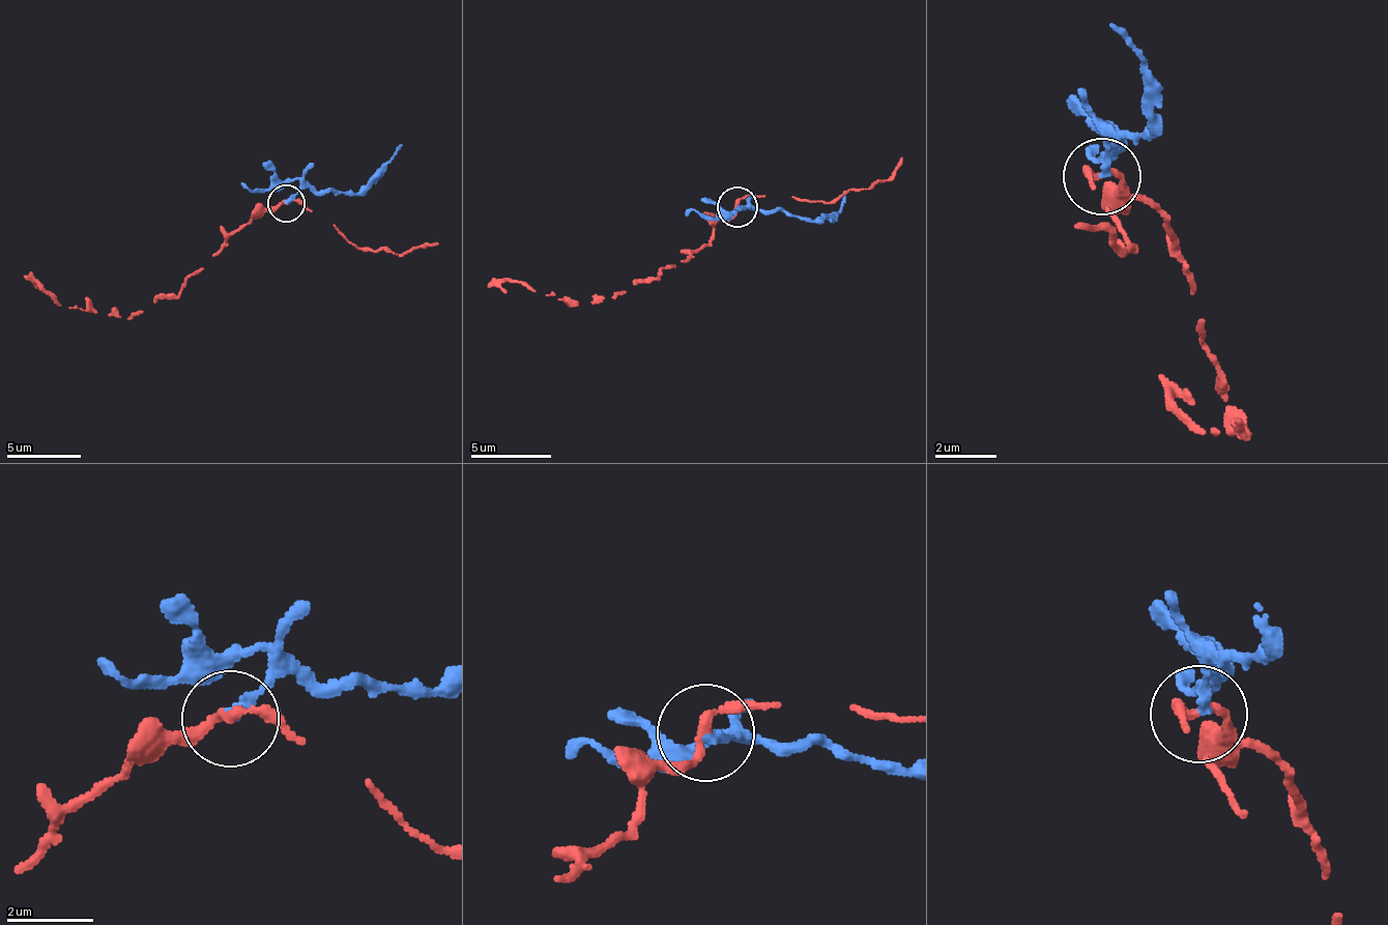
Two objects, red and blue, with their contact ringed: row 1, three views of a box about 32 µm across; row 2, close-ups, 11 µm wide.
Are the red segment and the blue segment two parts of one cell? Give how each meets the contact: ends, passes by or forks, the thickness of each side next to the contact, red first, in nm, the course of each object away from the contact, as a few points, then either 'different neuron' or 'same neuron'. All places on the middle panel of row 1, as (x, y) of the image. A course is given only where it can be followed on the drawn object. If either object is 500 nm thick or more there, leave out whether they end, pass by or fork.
red passes by; blue ends; calibres 170 and 220 nm; course red (736, 205), (707, 242), (653, 281), (637, 280), (610, 296), (545, 296), (518, 281), (487, 286); course blue (736, 205), (813, 221), (828, 221), (845, 196); different neuron

